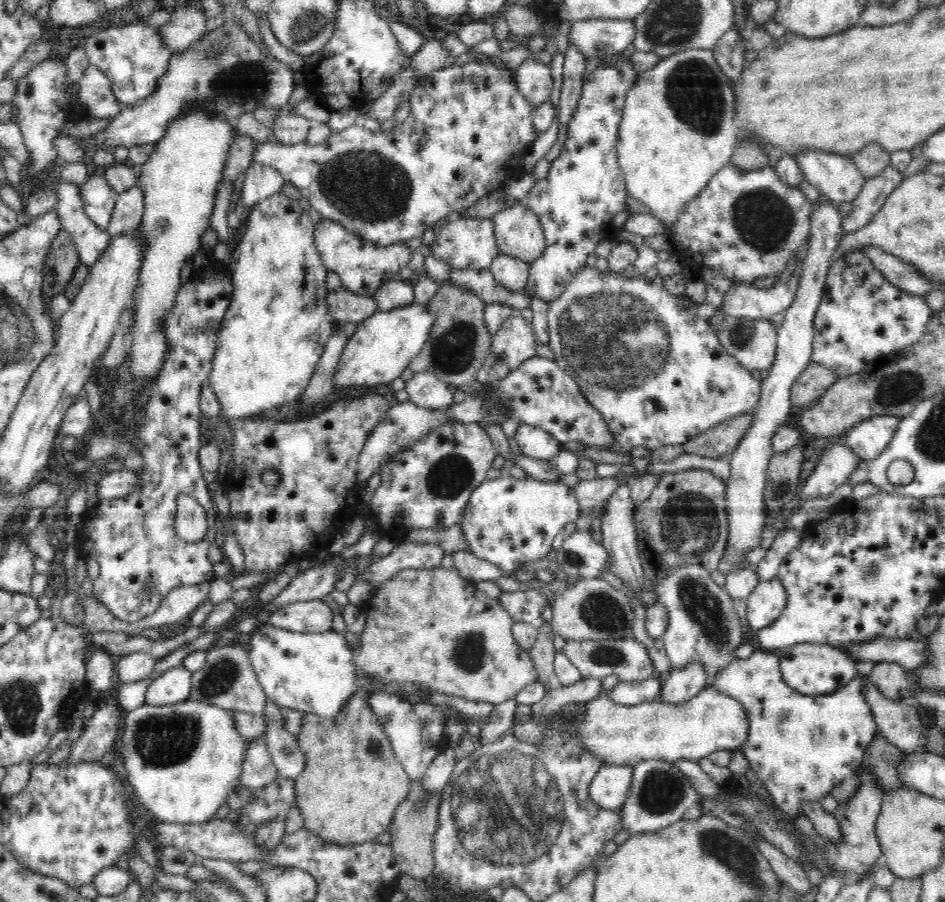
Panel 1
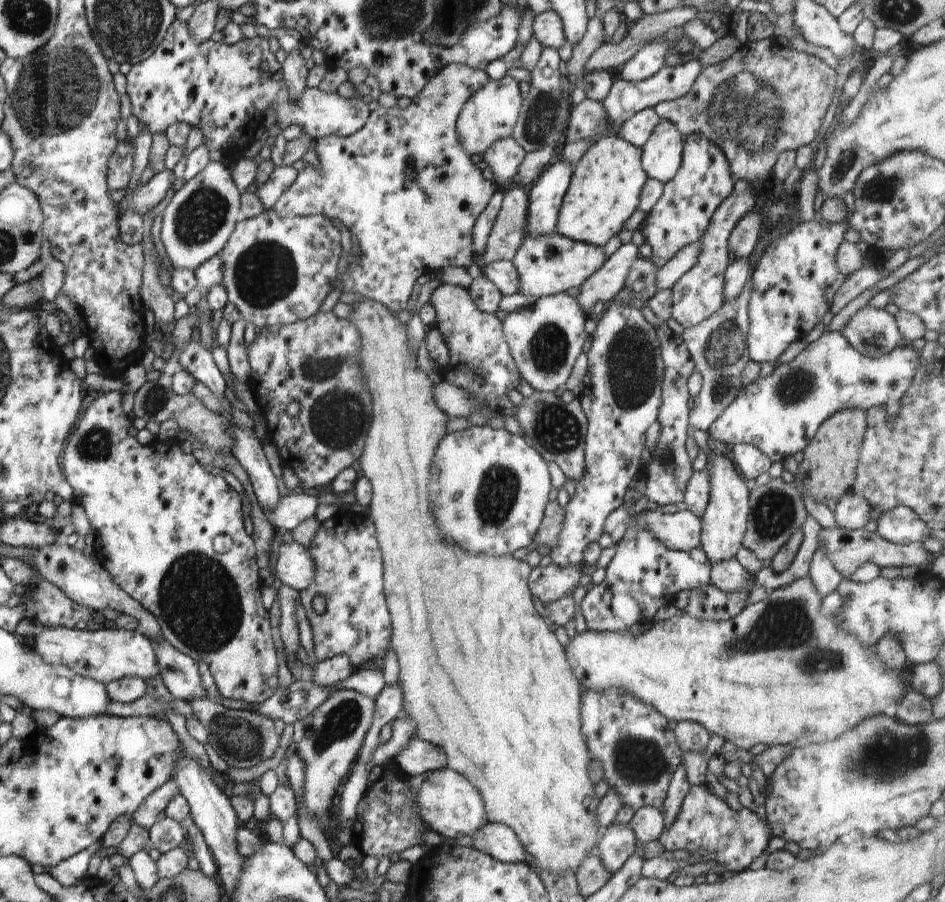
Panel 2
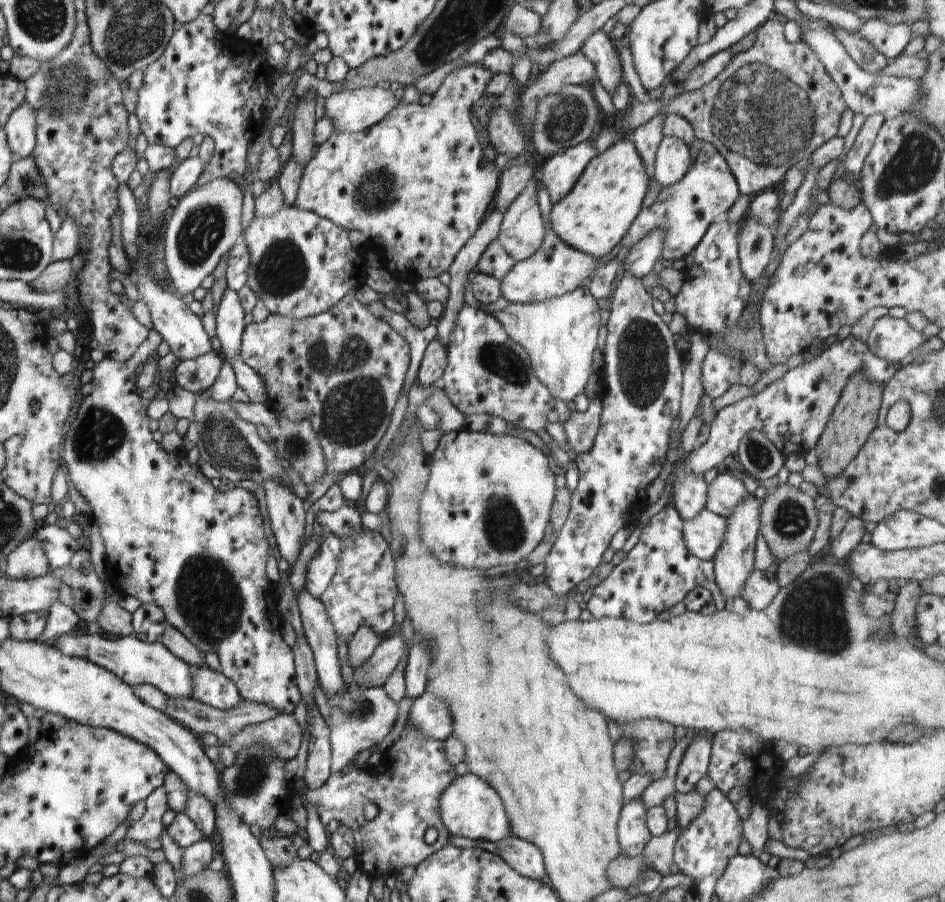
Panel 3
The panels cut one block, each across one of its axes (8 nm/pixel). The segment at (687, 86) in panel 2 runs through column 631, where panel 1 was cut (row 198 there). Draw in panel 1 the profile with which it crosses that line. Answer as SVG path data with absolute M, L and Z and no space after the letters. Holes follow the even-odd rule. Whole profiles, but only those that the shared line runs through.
M99 172L92 174L89 180L82 184L80 191L86 215L98 225L98 228L106 230L119 195L114 188L109 187L109 183Z

